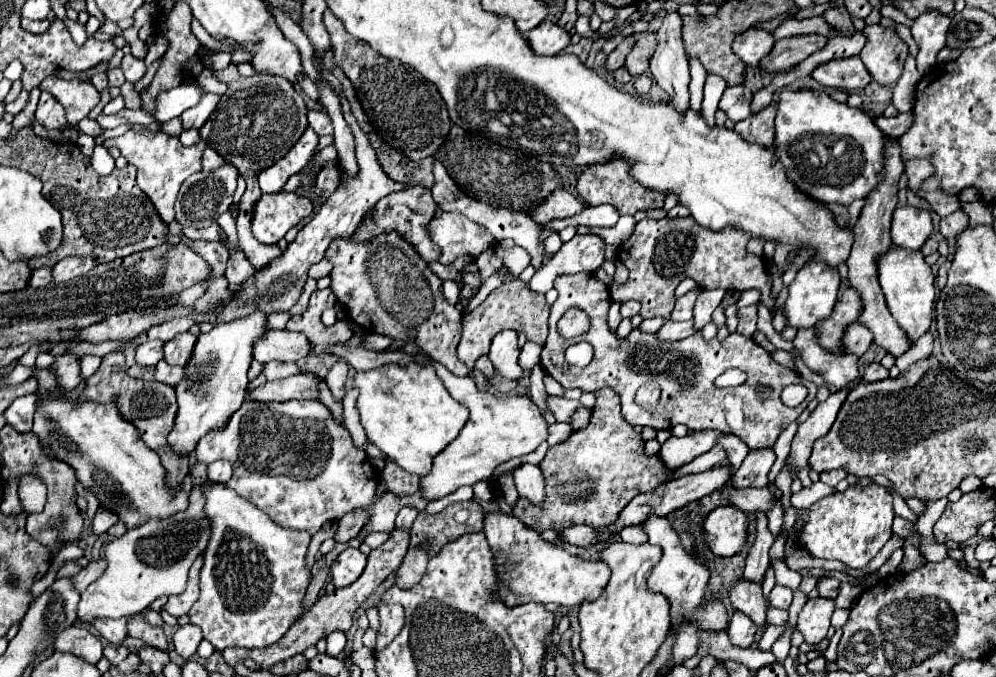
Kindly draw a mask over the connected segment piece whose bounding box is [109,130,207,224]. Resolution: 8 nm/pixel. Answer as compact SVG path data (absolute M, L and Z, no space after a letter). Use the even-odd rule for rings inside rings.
M125 132L119 138L109 138L109 146L117 146L121 150L121 156L137 166L137 184L139 188L147 194L147 198L153 202L157 214L161 216L161 220L165 224L171 224L175 220L175 212L173 212L173 204L177 198L177 192L183 184L183 180L195 172L201 170L201 154L203 148L199 146L207 146L205 142L195 142L193 146L183 146L179 142L177 136L167 136L165 132ZM139 146L145 146L139 152Z

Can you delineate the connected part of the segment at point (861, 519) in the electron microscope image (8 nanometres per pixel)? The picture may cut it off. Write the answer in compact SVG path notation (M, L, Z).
M849 486L845 492L827 496L809 508L799 544L815 558L839 560L851 568L863 568L891 538L893 518L893 496L885 486Z

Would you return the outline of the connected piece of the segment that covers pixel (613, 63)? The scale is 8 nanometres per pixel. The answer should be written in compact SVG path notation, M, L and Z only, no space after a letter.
M627 36L627 38L623 38L623 42L617 46L617 50L613 50L613 52L607 56L605 68L607 68L609 72L619 70L619 68L623 66L623 60L625 60L627 52L633 48L633 44L635 44L635 36Z

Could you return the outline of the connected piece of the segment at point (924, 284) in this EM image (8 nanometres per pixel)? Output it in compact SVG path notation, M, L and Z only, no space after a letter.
M889 248L877 260L877 274L879 274L879 284L883 288L883 294L893 318L907 332L909 340L915 342L927 332L931 324L933 300L935 300L935 276L931 272L931 266L925 264L923 254L919 250Z

